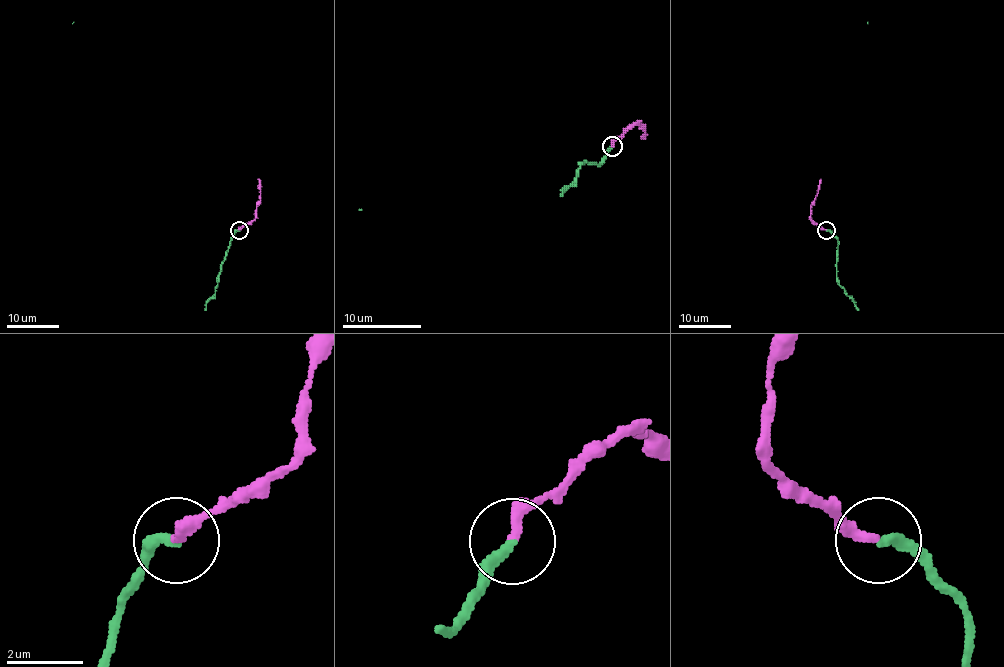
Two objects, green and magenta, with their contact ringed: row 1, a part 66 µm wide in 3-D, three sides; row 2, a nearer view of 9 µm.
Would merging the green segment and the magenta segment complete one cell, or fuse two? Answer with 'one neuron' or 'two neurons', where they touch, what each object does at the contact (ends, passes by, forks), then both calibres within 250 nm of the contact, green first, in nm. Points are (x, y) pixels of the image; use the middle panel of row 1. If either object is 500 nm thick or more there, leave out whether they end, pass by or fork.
one neuron | (612, 146) | green ends | magenta ends | 300/280 nm

